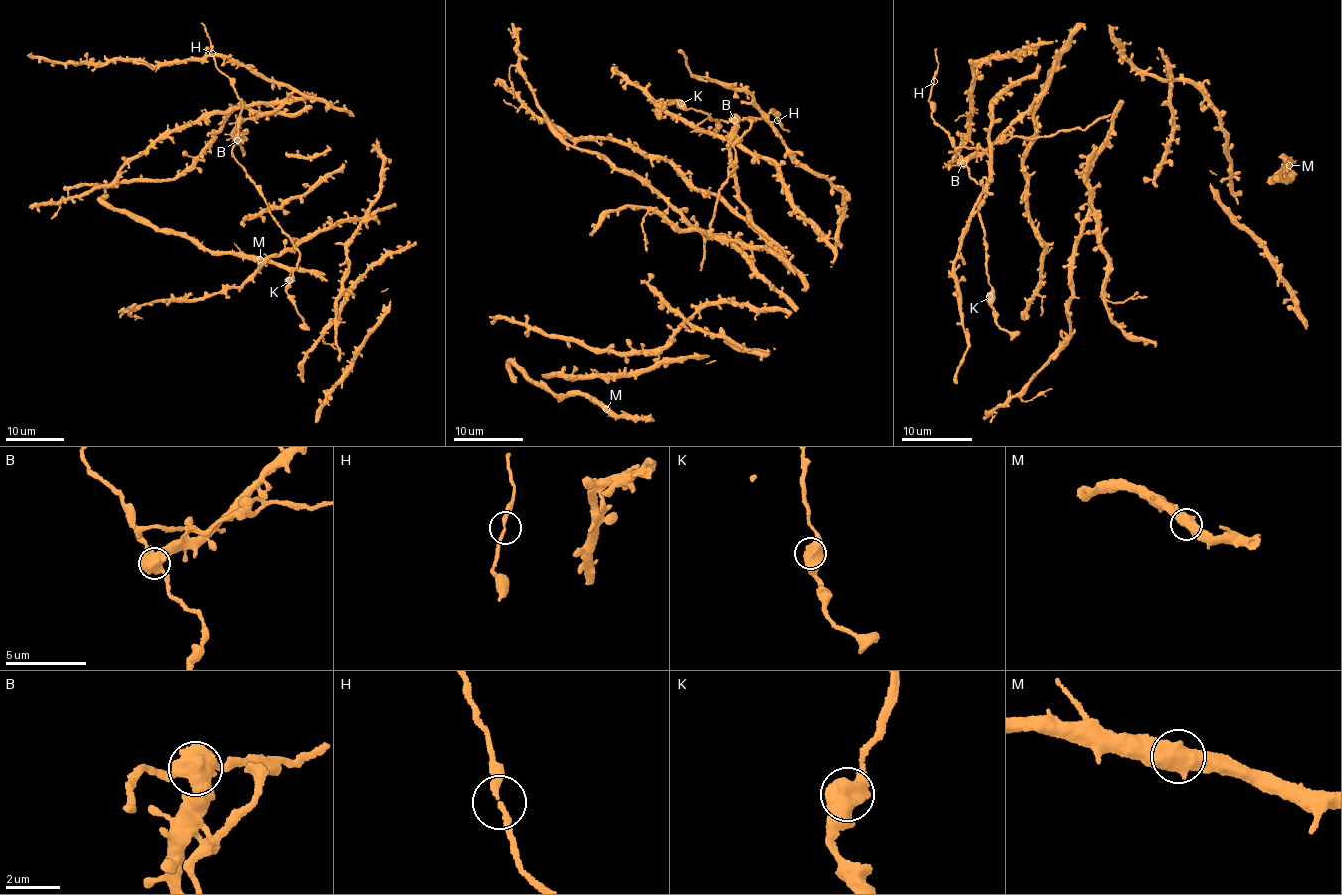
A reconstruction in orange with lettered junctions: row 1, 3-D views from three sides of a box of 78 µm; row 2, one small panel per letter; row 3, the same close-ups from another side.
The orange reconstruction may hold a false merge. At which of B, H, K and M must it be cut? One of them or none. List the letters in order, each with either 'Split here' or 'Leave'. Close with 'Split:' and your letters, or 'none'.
B: Split here
H: Leave
K: Leave
M: Leave
Split: B

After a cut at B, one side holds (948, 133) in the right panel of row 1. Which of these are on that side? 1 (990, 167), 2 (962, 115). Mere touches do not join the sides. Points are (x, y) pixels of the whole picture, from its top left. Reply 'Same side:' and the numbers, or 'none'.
Same side: none

